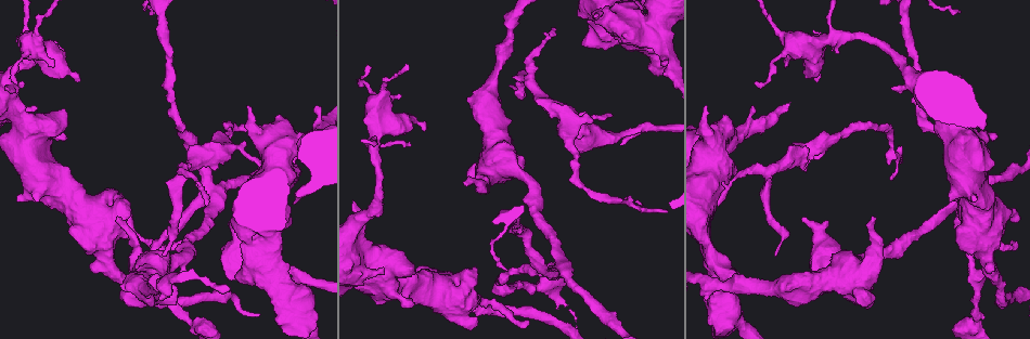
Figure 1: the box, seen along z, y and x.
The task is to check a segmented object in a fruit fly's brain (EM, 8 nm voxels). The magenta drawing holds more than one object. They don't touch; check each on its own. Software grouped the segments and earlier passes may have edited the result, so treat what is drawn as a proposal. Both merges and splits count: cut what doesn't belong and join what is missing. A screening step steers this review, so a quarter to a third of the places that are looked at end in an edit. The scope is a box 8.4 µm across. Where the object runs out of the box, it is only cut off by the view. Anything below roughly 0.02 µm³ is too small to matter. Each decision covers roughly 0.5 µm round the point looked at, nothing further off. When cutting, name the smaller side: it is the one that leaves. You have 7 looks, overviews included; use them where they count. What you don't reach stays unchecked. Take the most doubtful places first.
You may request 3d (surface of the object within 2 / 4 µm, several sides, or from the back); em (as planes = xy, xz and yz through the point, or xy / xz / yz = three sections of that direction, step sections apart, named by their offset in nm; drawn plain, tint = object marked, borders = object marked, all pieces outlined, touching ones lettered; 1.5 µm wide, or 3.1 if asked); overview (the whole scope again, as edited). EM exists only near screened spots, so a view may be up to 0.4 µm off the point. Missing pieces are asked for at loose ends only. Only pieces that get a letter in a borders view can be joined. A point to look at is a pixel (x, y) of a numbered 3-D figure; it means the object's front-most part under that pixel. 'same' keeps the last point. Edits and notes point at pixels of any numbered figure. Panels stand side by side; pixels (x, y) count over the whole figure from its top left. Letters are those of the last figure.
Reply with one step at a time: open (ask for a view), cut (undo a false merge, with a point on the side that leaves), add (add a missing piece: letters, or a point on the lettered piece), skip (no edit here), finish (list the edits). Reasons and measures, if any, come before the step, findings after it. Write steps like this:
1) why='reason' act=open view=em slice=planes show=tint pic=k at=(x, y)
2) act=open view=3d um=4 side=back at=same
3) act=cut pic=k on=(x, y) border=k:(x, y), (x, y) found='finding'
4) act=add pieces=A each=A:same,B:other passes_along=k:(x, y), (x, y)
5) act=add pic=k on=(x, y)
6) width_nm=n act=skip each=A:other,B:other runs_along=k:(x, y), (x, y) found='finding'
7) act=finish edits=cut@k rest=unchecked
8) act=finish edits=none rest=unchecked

why='branch stops here' act=open view=em slice=planes show=borders pic=1 at=(584, 44)

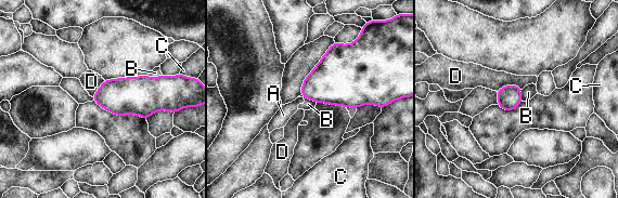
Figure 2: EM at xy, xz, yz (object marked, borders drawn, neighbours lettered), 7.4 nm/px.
act=skip each=A:other,B:other,C:other,D:other found='no lettered piece goes on from it'

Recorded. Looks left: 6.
why='free end' act=open view=em slice=planes show=borders pic=1 at=(803, 217)

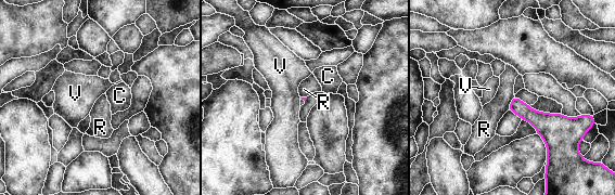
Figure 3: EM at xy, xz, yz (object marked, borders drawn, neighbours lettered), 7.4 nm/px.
longest_contact=R:120nm act=skip each=C:other,R:other,V:other border=3:(514, 95), (508, 109) found='none of them fits'

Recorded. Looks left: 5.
why='branch stops here' act=open view=em slice=planes show=tint pic=1 at=(636, 201)

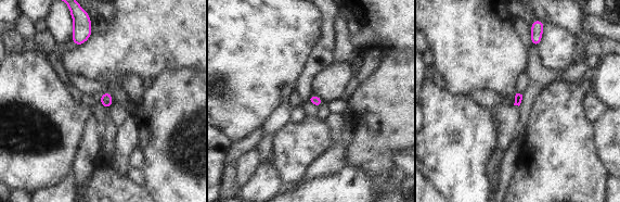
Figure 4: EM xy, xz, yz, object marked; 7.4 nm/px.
why='see the neighbours' act=open view=em slice=planes show=borders at=same

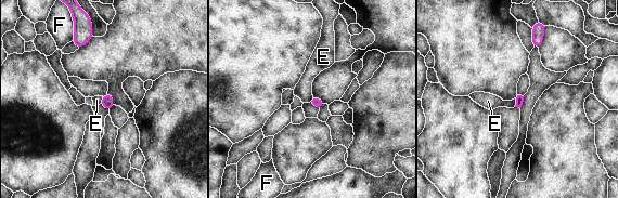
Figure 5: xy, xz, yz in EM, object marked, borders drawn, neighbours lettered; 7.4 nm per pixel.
longest_contact=F:70nm act=skip each=E:other,F:other border=5:(516, 98), (514, 106) found='none of them fits'

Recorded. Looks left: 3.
act=finish edits=none rest=unchecked

